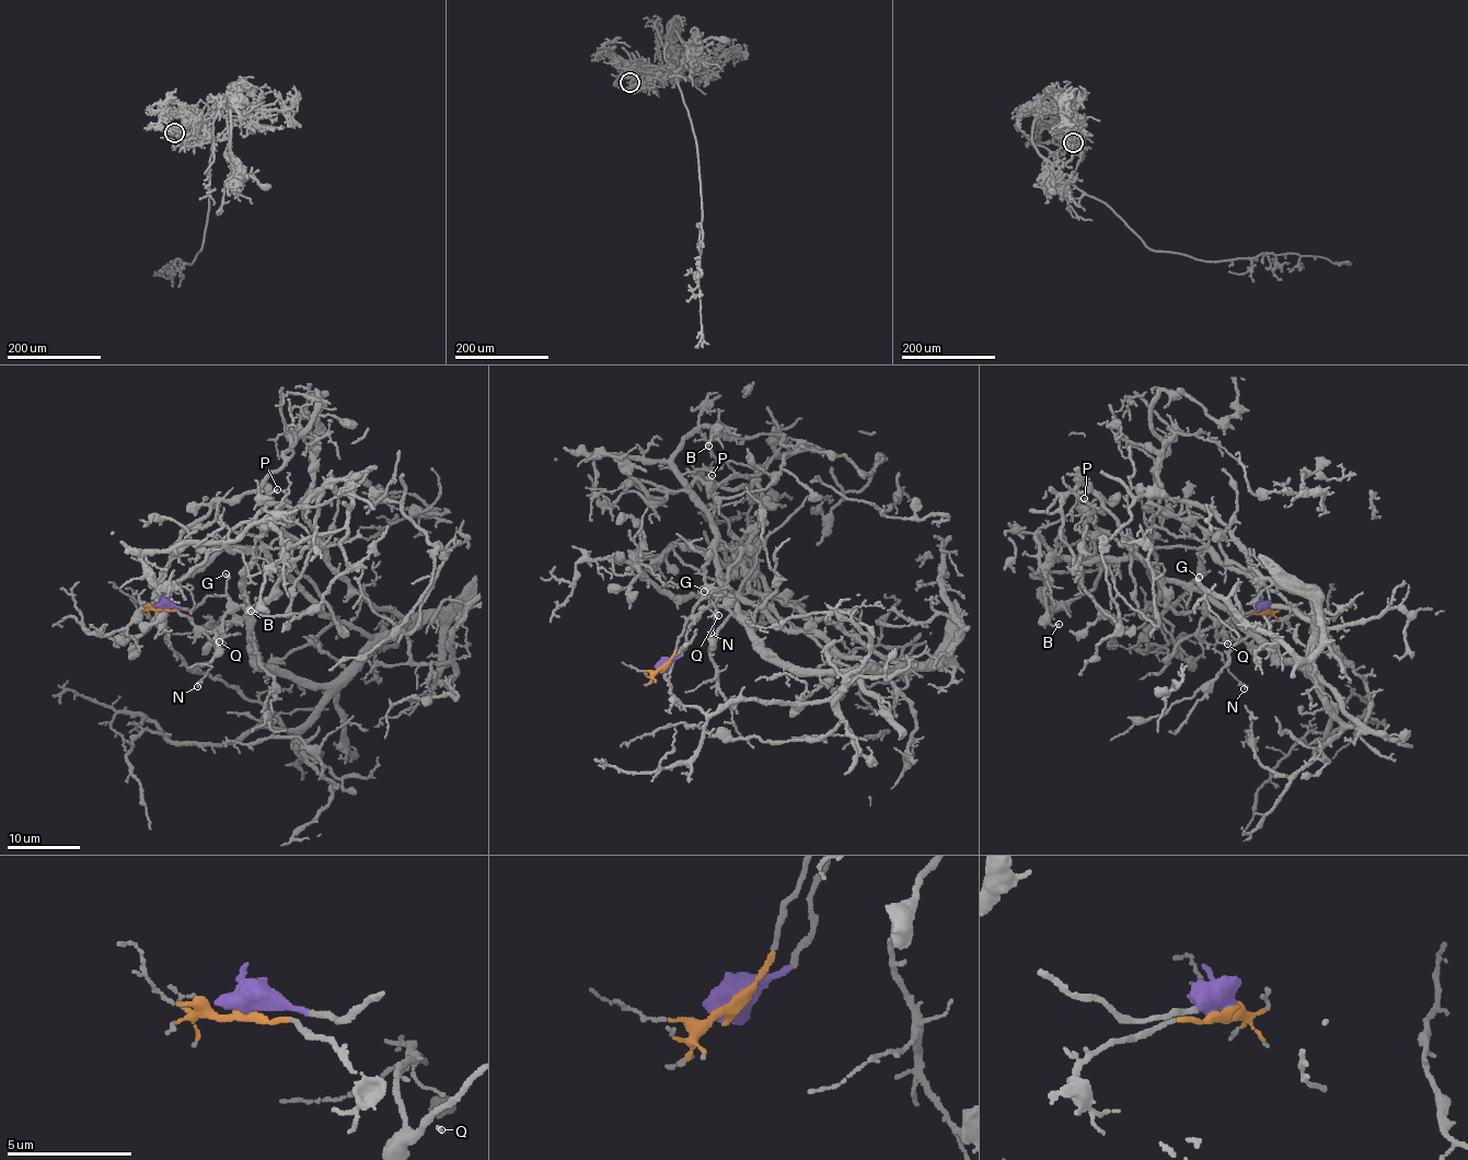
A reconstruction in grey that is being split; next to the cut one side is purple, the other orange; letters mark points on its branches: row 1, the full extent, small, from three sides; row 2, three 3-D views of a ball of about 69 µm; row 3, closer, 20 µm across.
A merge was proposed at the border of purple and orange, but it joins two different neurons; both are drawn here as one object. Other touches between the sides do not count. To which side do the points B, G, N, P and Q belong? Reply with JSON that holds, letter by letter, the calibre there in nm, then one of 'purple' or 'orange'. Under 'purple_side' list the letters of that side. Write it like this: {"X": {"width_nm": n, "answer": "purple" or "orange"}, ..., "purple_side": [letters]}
{"B": {"width_nm": 180, "answer": "purple"}, "G": {"width_nm": 240, "answer": "purple"}, "N": {"width_nm": 160, "answer": "orange"}, "P": {"width_nm": 130, "answer": "purple"}, "Q": {"width_nm": 120, "answer": "orange"}, "purple_side": ["B", "G", "P"]}

